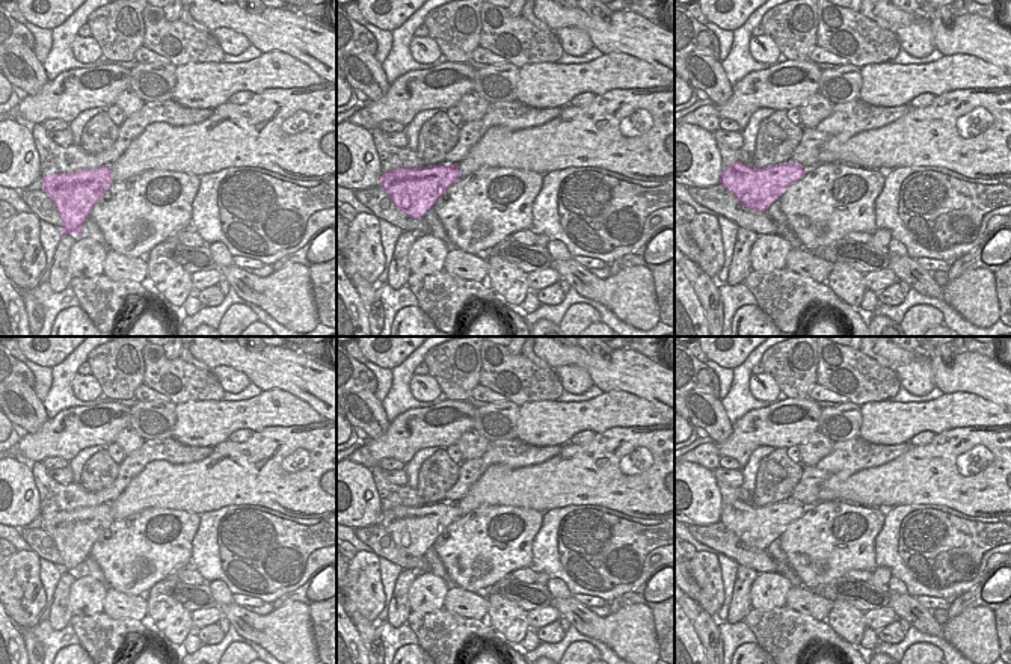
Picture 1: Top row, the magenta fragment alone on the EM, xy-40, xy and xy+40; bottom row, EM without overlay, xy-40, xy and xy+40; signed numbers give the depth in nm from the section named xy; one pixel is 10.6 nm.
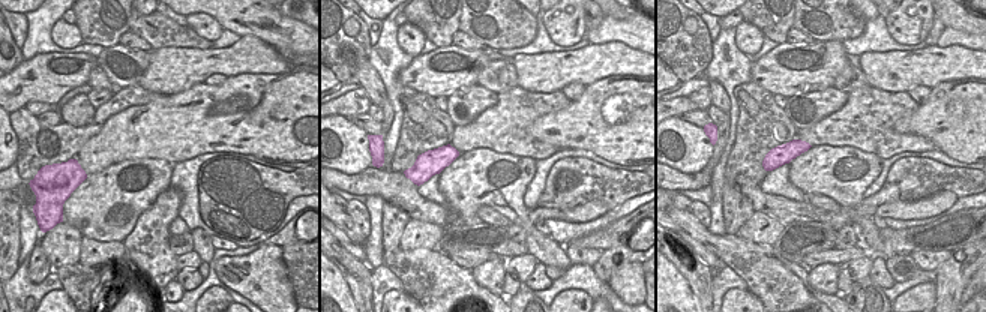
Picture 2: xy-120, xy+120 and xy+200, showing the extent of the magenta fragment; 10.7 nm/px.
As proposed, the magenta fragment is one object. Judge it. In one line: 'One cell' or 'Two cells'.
Two cells

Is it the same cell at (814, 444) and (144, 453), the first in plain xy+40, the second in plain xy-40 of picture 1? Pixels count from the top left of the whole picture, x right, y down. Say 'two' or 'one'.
two

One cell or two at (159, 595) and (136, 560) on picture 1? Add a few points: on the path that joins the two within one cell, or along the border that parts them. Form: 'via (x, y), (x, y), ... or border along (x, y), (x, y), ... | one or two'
border along (177, 569), (172, 569), (145, 593), (139, 595) | two

